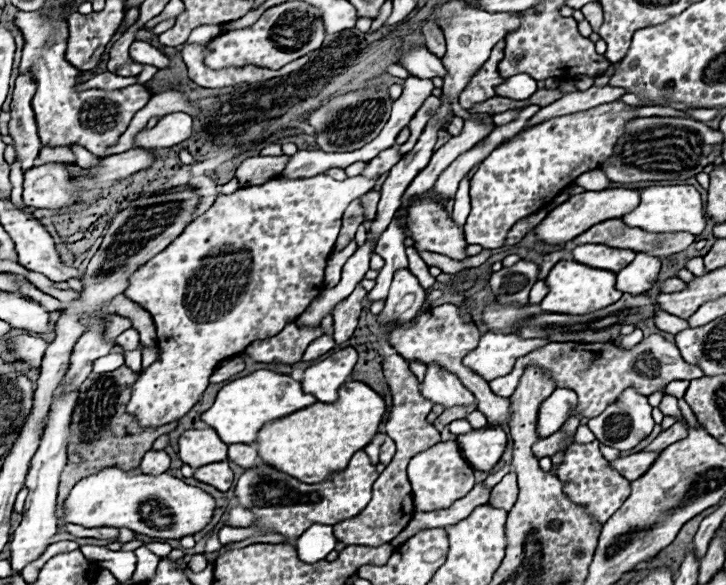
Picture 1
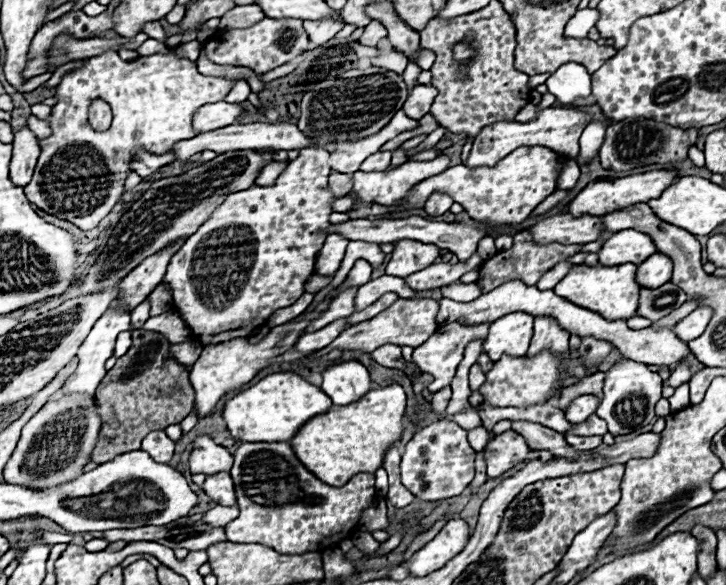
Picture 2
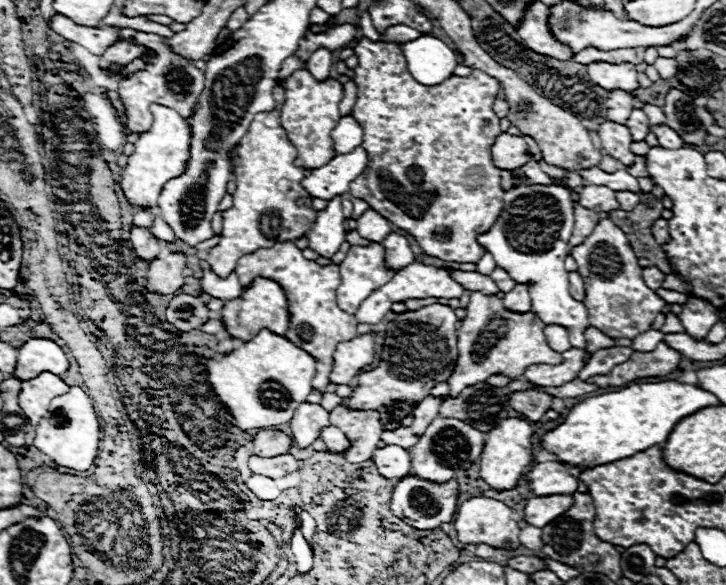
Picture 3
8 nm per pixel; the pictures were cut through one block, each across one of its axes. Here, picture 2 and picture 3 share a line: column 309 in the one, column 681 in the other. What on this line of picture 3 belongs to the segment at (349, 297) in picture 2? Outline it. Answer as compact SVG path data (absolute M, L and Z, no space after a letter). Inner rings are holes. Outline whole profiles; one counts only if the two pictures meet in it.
M666 314L666 322L664 322L664 326L660 328L660 332L668 334L668 332L682 332L682 330L684 330L684 328L682 328L678 316L674 316L674 314Z

